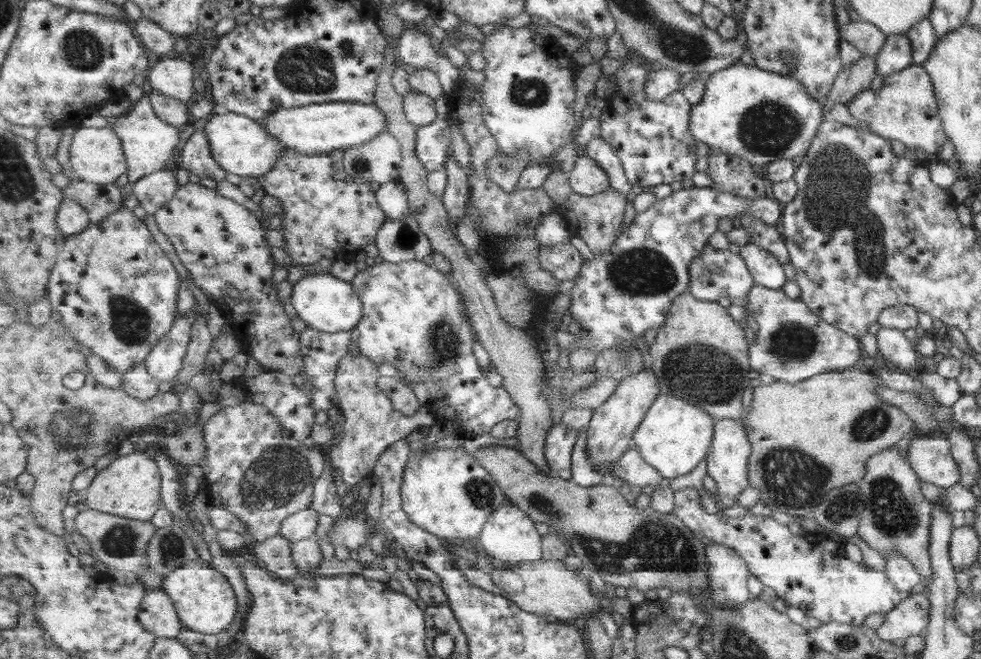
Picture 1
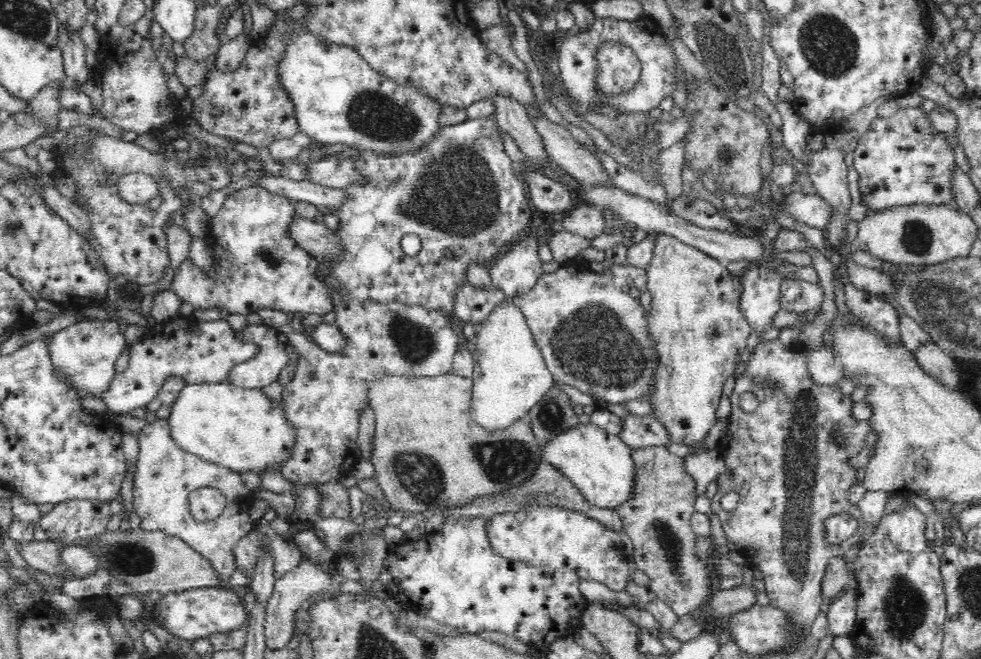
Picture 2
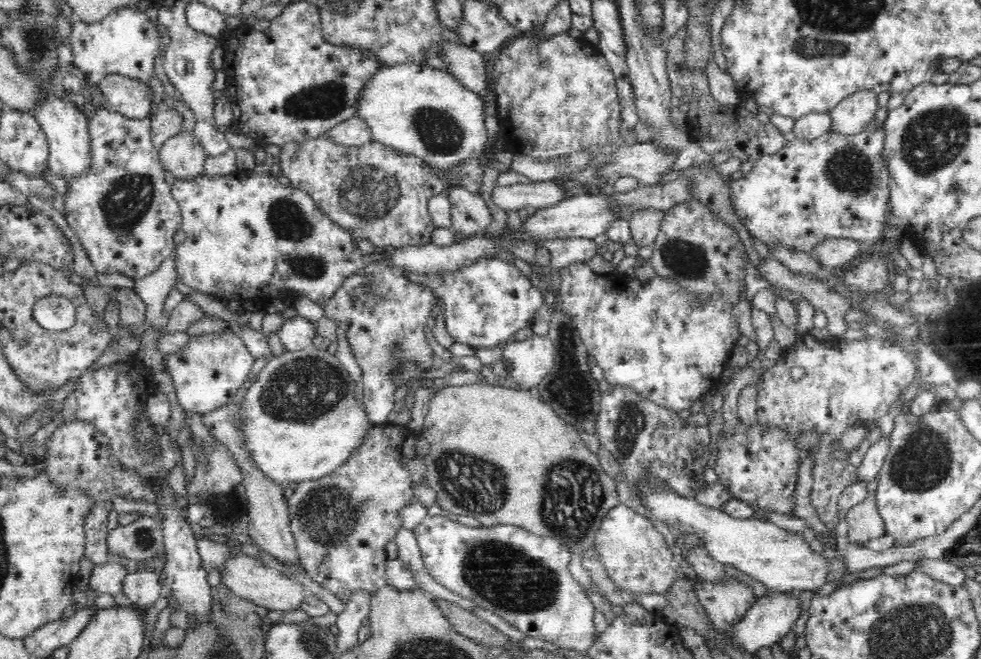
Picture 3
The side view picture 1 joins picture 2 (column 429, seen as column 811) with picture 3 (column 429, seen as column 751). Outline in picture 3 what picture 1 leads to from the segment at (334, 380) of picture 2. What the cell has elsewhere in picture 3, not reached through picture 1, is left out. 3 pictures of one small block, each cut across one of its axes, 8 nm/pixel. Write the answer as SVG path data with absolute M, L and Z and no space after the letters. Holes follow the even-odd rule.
M381 261L366 265L356 273L349 274L330 300L320 304L323 316L334 320L338 328L346 325L346 342L362 371L363 406L370 423L387 424L394 404L395 382L392 382L392 376L398 374L404 363L416 362L417 366L429 367L429 364L434 362L434 357L431 356L432 346L428 343L426 324L434 306L438 305L441 305L440 300L431 288L410 282L403 270L393 266L392 263L382 264Z

